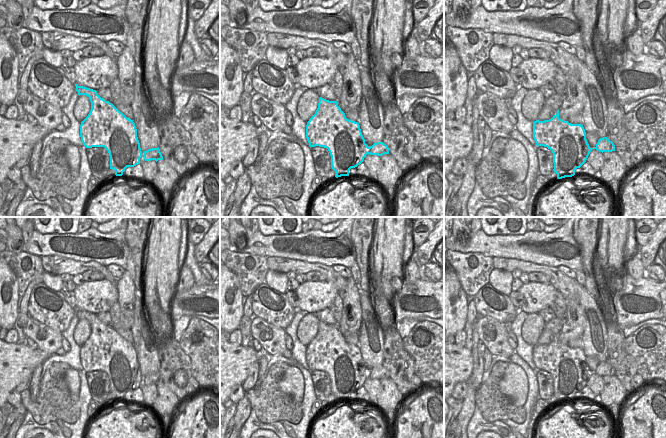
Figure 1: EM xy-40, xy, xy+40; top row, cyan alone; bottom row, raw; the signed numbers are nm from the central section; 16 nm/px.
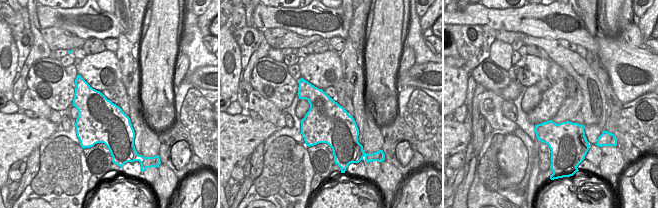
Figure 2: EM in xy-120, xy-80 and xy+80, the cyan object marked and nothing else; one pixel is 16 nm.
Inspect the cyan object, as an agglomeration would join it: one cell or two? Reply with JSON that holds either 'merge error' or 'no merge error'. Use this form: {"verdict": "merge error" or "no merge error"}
{"verdict": "merge error"}

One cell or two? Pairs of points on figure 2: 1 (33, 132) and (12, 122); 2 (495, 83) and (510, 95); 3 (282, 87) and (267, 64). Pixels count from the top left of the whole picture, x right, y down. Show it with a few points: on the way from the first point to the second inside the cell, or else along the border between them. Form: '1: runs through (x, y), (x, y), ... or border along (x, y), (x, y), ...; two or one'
1: runs through (28, 131), (21, 131), (17, 127); one
2: border along (511, 80), (498, 93); two
3: runs through (276, 82), (267, 73), (267, 70); one

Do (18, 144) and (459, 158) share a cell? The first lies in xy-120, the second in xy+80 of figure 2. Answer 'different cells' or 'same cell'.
different cells

